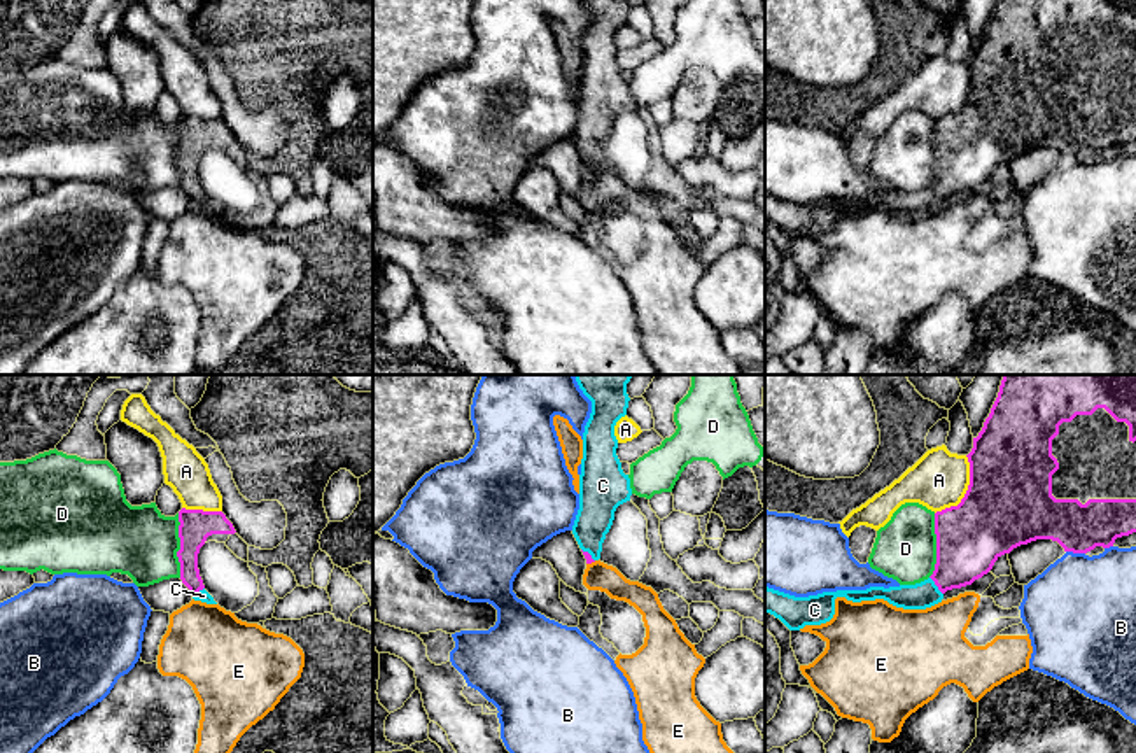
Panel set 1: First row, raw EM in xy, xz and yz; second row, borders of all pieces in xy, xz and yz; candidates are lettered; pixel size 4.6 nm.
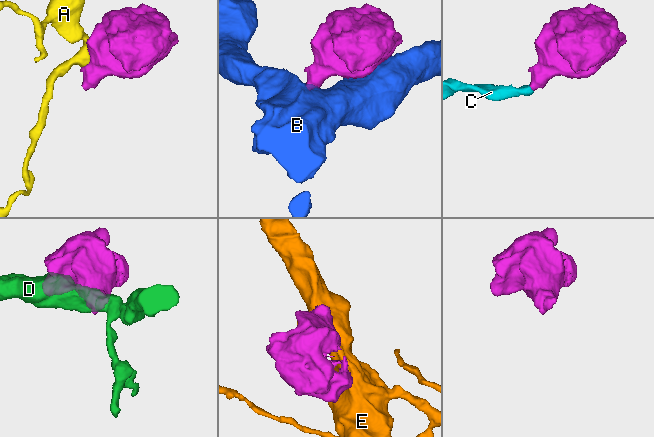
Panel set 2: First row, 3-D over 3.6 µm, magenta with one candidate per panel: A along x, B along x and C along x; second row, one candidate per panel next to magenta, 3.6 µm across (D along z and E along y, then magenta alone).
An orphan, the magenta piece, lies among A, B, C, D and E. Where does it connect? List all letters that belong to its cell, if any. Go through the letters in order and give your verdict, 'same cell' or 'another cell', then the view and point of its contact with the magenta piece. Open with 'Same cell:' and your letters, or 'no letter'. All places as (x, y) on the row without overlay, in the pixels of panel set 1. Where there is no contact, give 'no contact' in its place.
Same cell: C
A: another cell; meets magenta in yz at (967, 98)
B: another cell; meets magenta in yz at (1075, 160)
C: same cell; meets magenta in yz at (935, 191)
D: another cell; meets magenta in xy at (181, 153)
E: another cell; meets magenta in xz at (590, 170)

